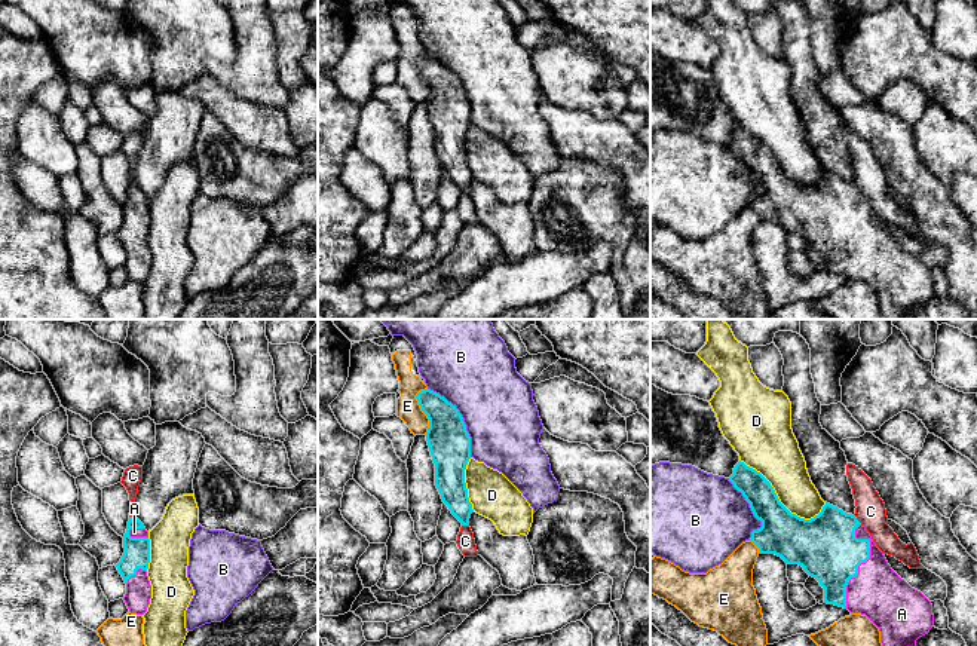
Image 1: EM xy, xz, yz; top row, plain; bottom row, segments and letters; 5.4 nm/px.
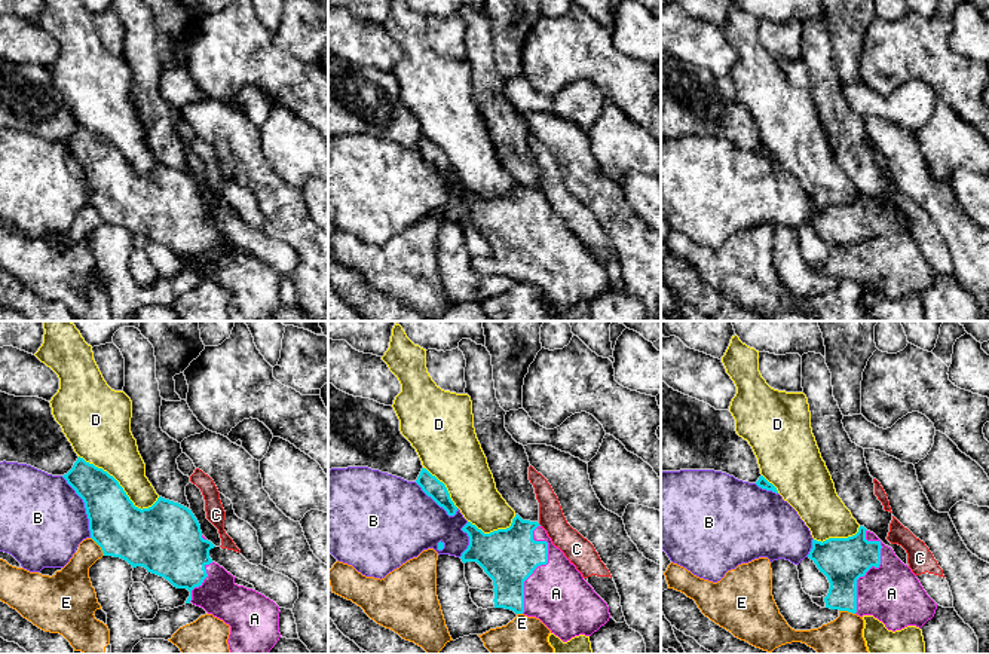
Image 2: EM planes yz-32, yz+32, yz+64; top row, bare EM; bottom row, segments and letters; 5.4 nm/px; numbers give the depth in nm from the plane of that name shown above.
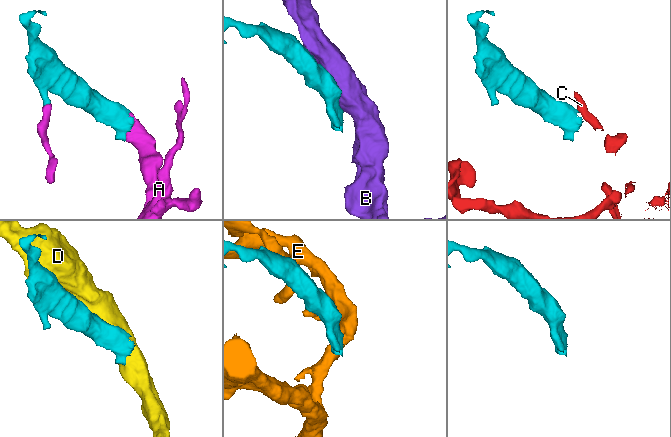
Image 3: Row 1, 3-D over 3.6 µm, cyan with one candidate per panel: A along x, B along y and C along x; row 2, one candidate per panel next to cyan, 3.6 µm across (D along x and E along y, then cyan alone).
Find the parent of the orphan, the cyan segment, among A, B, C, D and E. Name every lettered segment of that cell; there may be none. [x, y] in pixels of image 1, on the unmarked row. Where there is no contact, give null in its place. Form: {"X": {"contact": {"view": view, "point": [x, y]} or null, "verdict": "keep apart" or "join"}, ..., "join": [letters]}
{"A": {"contact": {"view": "yz", "point": [863, 229]}, "verdict": "join"}, "B": {"contact": {"view": "xz", "point": [462, 86]}, "verdict": "keep apart"}, "C": {"contact": {"view": "yz", "point": [855, 186]}, "verdict": "keep apart"}, "D": {"contact": {"view": "yz", "point": [778, 168]}, "verdict": "keep apart"}, "E": {"contact": {"view": "xz", "point": [422, 77]}, "verdict": "keep apart"}, "join": ["A"]}

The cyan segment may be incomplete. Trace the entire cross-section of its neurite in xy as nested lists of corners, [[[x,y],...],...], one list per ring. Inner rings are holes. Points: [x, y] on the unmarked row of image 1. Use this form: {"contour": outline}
{"contour": [[[129,184],[123,215],[125,220],[116,232],[126,251],[123,267],[131,281],[144,282],[151,266],[151,252],[147,244],[150,206],[148,199],[137,184]]]}

